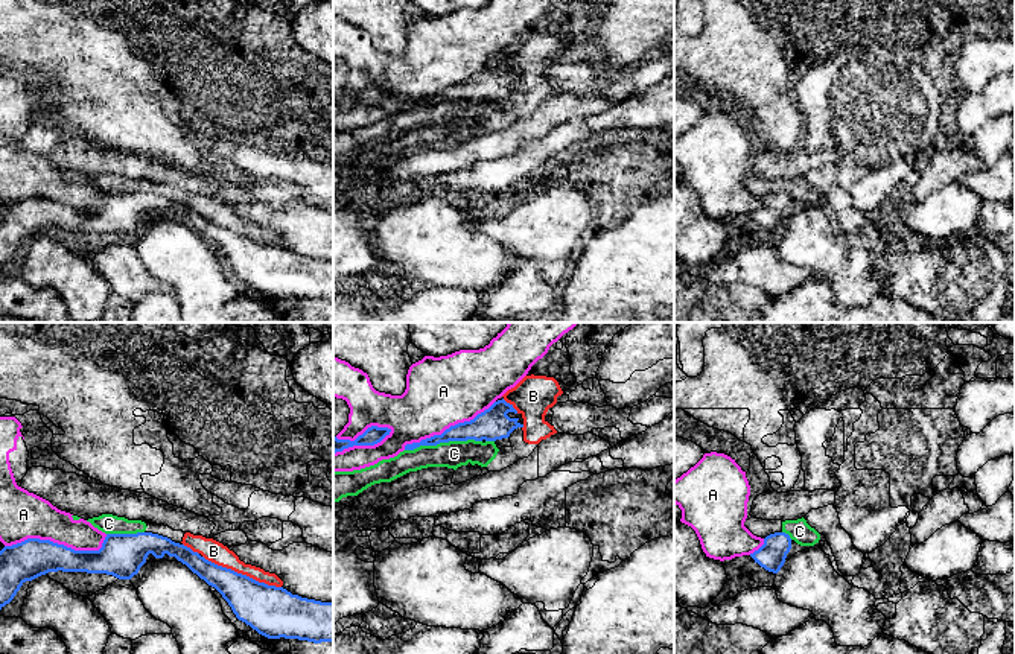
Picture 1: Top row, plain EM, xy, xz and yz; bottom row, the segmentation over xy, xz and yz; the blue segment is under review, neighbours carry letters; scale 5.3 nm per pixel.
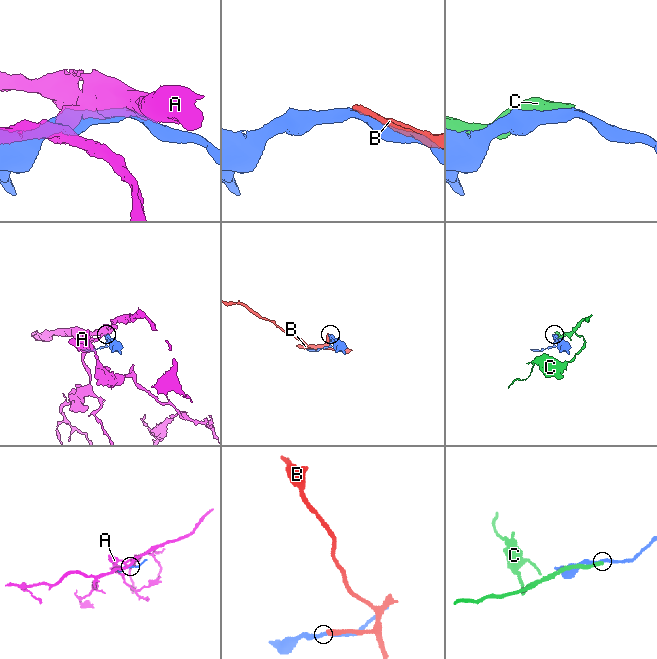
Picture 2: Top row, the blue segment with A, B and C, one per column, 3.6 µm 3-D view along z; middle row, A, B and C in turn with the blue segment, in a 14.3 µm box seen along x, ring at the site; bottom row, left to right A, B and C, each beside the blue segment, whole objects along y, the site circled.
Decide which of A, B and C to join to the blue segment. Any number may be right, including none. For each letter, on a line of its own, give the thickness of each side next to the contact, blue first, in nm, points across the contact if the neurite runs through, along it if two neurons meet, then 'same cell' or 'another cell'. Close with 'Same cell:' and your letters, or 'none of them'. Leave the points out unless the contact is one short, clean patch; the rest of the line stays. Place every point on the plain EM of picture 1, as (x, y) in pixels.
A: 90 nm thick on the blue side, 190 nm on the other; another cell
B: 260 nm thick on the blue side, 120 nm on the other; another cell
C: 150 nm thick on the blue side, 140 nm on the other; another cell
Same cell: none of them

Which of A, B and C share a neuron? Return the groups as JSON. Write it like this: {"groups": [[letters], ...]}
{"groups": [["A"], ["B", "C"]]}

